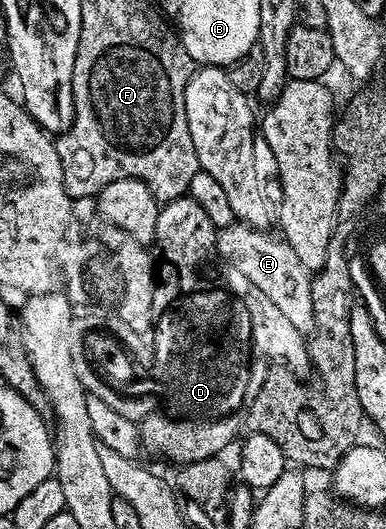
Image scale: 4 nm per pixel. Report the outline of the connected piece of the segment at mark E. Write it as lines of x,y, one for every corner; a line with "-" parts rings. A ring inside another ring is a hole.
234,223
218,230
215,252
223,256
230,268
241,271
271,302
293,322
293,327
304,335
310,334
315,327
313,311
313,293
311,291
312,274
297,259
293,247
282,236
275,237
271,231
255,229
244,223

